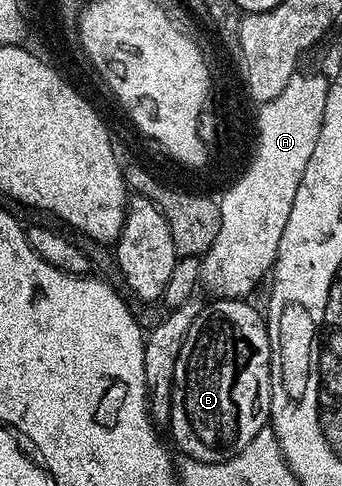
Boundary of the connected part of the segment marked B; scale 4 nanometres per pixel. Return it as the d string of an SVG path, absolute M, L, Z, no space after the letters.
M240 298L237 300L216 299L215 304L208 303L203 311L193 322L193 326L189 326L185 342L179 351L177 358L177 370L175 371L175 381L173 382L173 390L171 391L171 423L169 431L175 439L174 447L180 448L180 453L183 456L191 456L194 460L200 460L206 464L216 464L222 460L233 458L241 450L245 450L245 446L249 446L249 442L253 442L253 438L257 438L257 434L262 428L268 427L271 419L271 354L273 351L273 336L269 331L268 321L263 320L263 316L251 304L246 304L246 299Z

